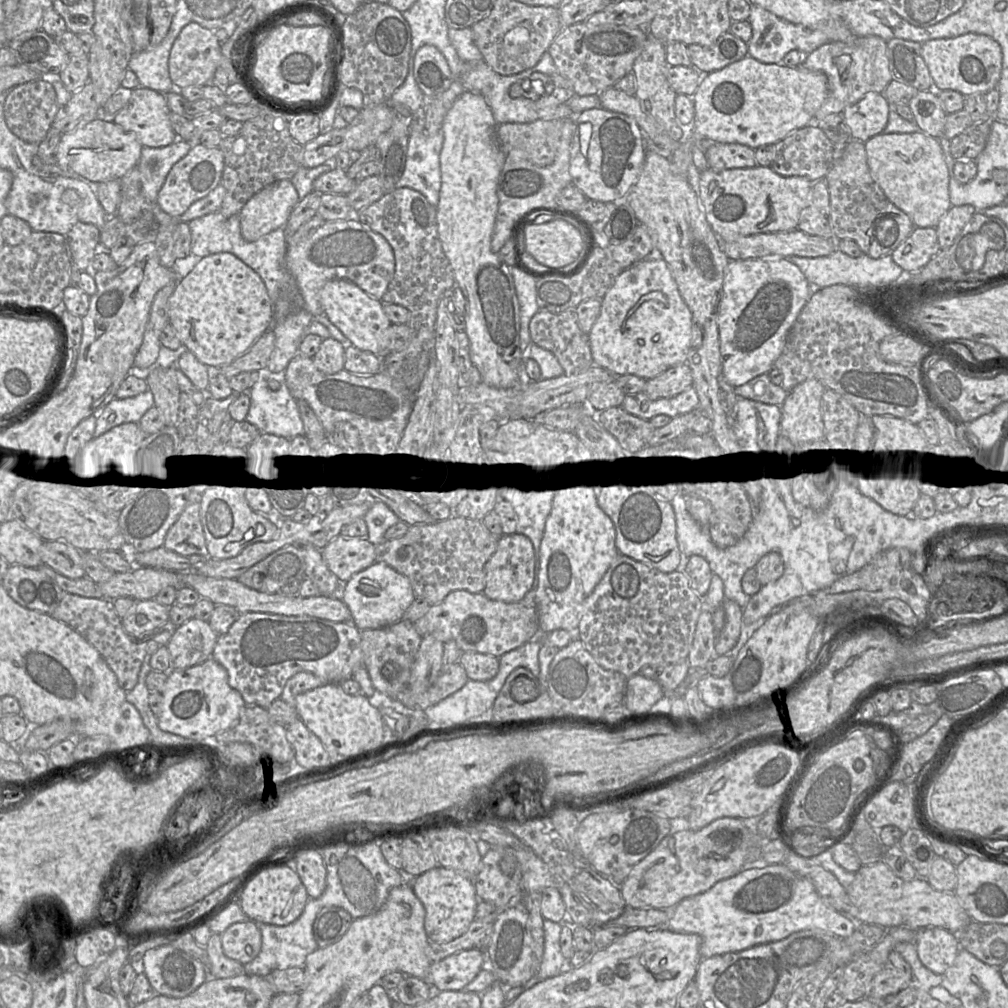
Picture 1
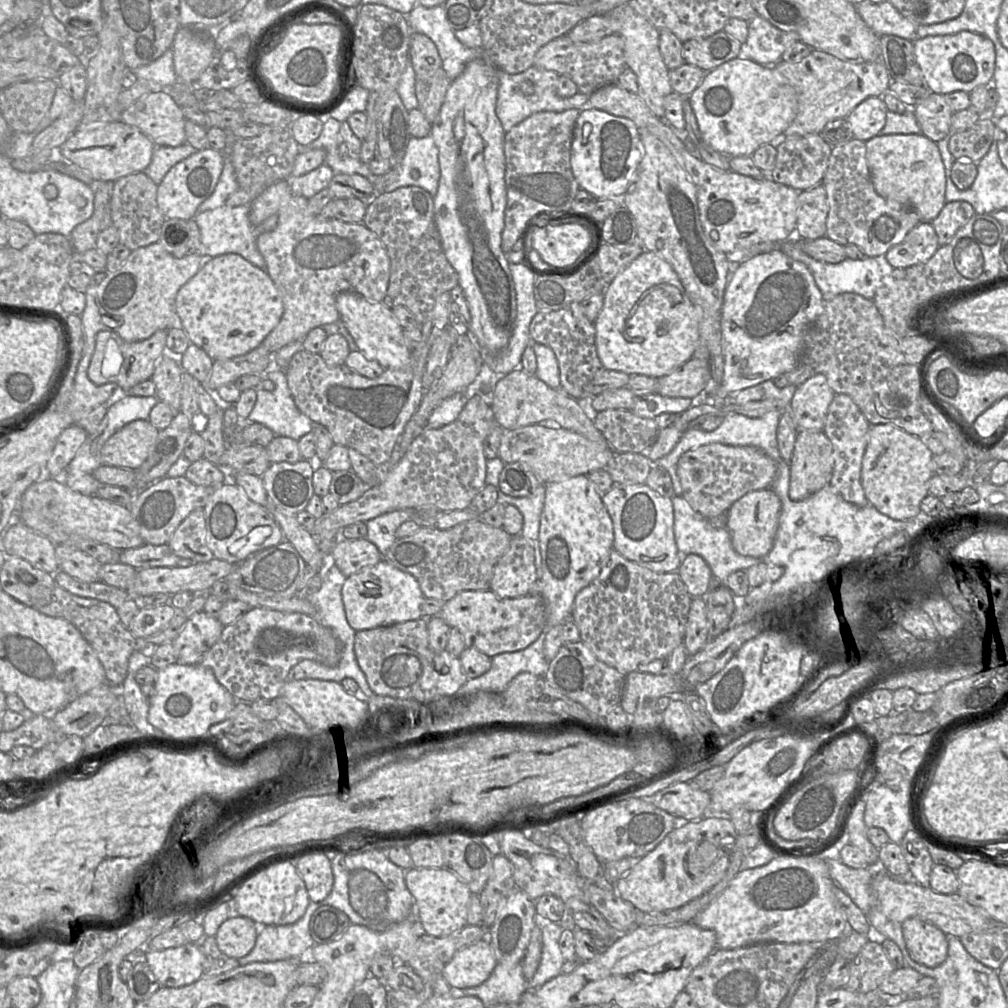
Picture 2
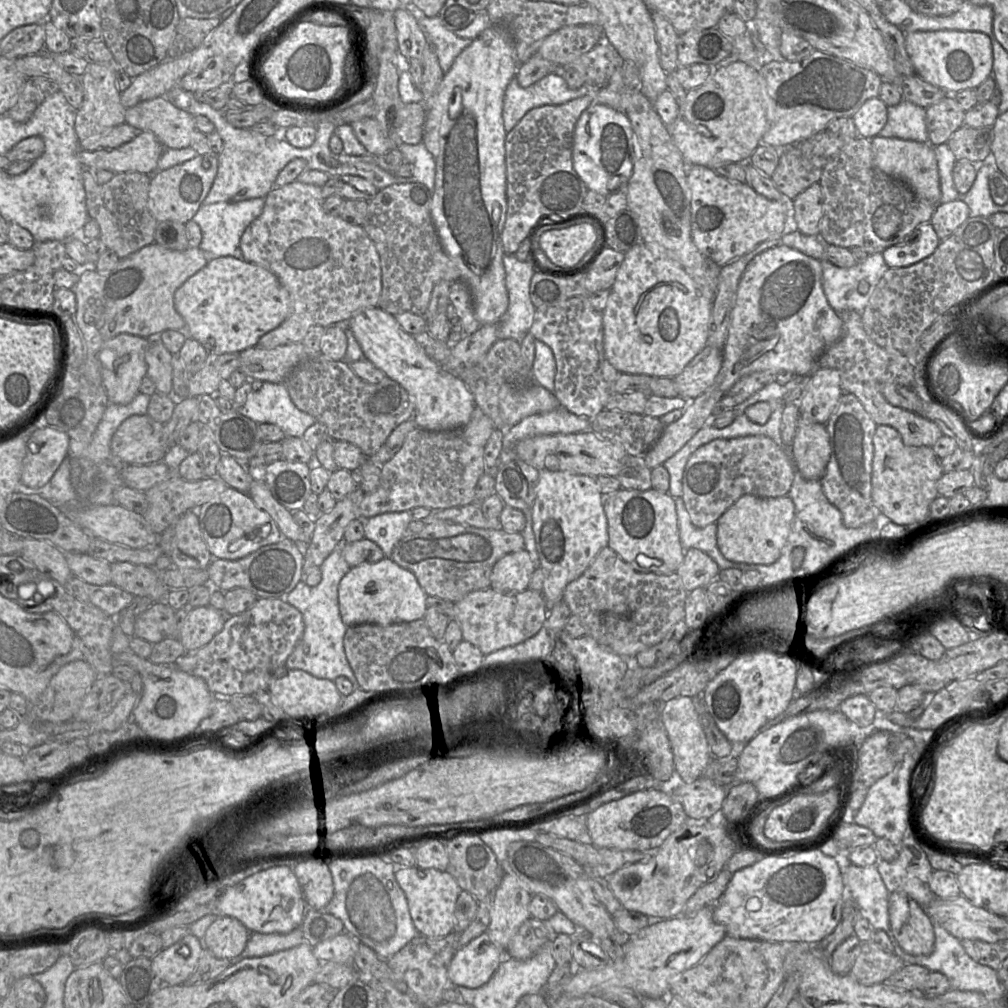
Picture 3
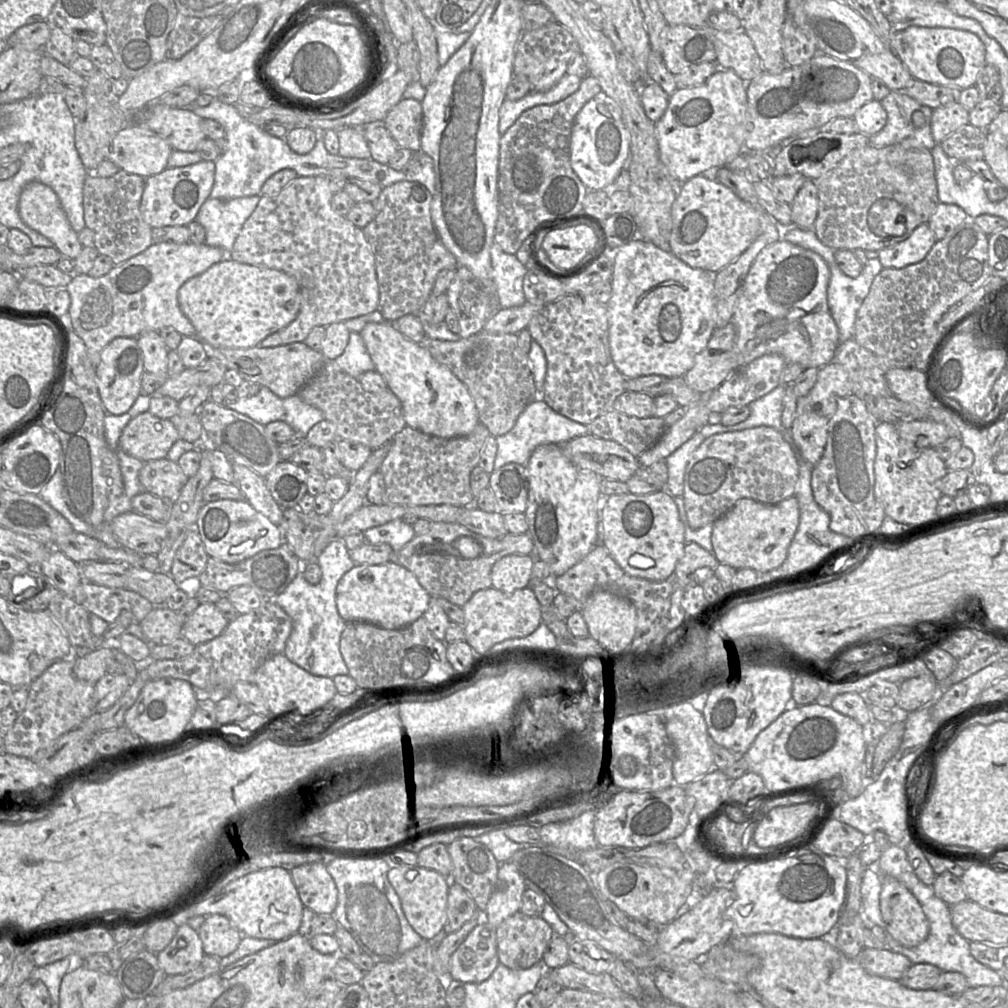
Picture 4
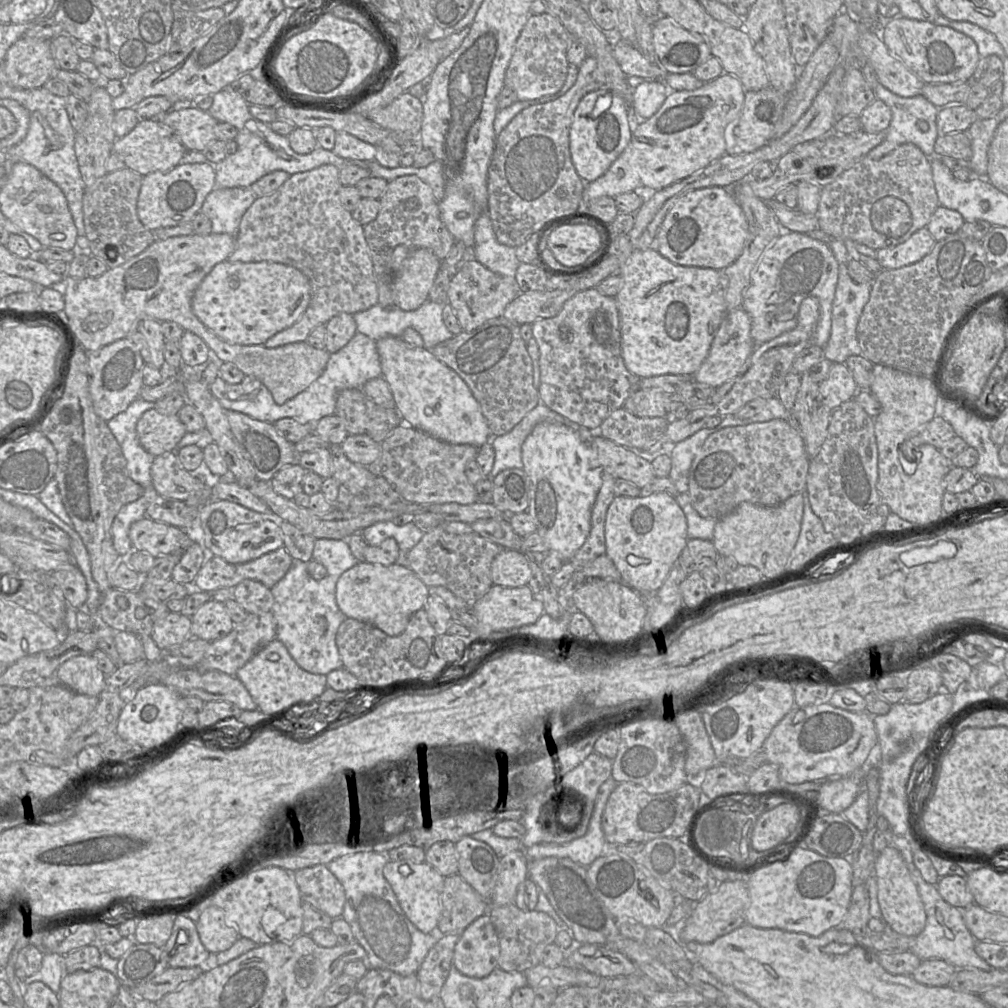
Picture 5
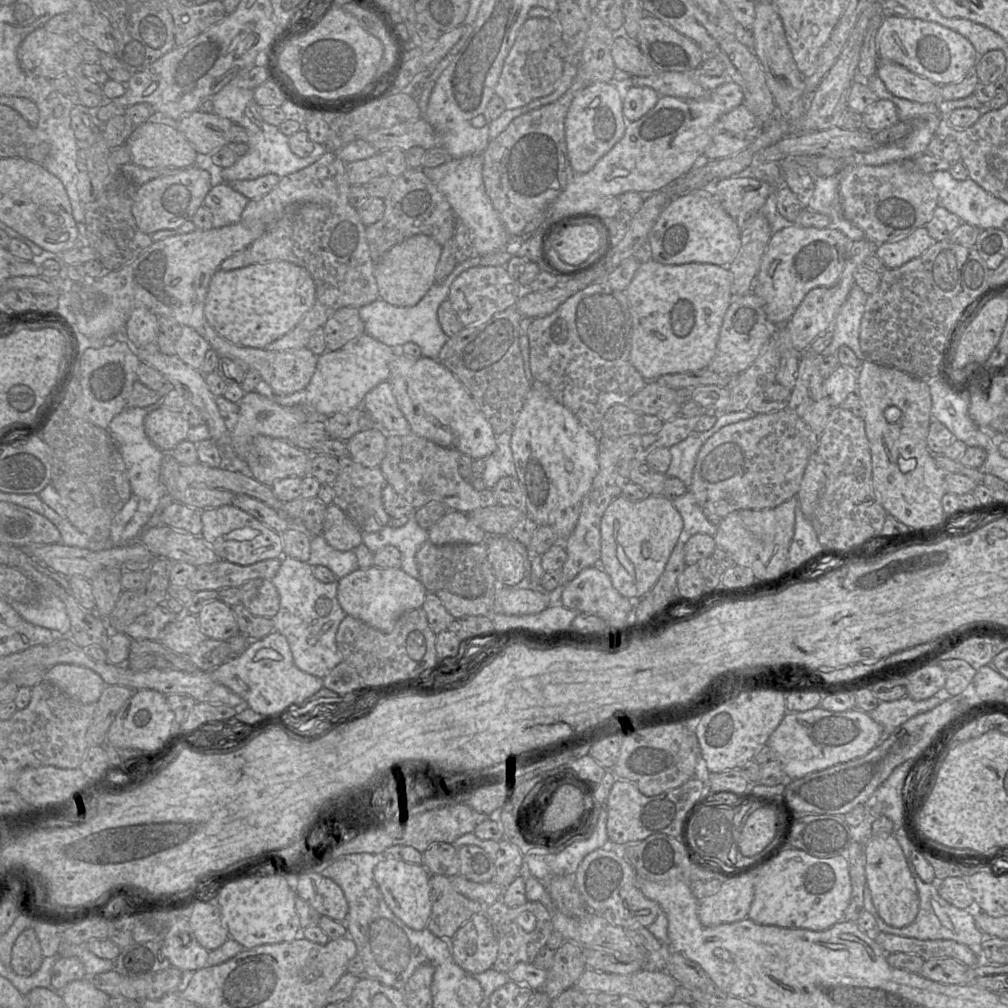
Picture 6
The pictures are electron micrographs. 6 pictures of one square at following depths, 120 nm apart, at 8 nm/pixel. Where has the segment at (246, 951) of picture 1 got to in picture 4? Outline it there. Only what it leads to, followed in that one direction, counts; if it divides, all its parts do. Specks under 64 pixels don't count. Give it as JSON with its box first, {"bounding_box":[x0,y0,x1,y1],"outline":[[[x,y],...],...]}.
{"bounding_box":[198,914,242,959],"outline":[[[220,914],[206,916],[198,931],[207,956],[222,959],[232,954],[242,940],[242,933],[231,921]]]}

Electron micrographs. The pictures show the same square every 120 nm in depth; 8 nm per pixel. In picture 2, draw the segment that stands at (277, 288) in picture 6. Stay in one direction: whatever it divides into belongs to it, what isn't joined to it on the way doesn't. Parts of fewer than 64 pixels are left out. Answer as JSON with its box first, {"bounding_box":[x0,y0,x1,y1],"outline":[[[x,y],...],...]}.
{"bounding_box":[175,253,283,360],"outline":[[[235,253],[213,257],[175,297],[181,328],[212,360],[231,359],[258,347],[277,326],[283,310],[279,291],[267,272]]]}

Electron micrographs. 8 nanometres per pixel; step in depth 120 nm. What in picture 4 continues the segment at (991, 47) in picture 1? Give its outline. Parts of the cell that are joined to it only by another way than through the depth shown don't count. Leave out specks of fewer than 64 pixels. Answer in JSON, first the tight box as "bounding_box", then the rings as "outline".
{"bounding_box":[889,26,986,89],"outline":[[[921,26],[894,28],[889,47],[914,79],[949,88],[965,89],[974,86],[978,74],[986,65],[985,46],[980,38],[972,32],[955,28]]]}

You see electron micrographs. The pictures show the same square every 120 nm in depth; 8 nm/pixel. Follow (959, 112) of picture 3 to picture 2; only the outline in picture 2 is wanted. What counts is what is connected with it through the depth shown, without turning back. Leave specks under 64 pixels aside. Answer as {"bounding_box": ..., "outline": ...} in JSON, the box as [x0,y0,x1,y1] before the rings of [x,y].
{"bounding_box":[911,93,953,142],"outline":[[[931,93],[924,101],[911,108],[921,127],[922,134],[934,142],[951,134],[953,110],[946,101],[946,96]]]}

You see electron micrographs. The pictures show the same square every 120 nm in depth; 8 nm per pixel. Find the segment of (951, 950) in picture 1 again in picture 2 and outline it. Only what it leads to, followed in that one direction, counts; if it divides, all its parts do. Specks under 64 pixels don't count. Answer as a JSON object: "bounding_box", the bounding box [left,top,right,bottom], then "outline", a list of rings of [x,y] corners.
{"bounding_box":[901,918,948,967],"outline":[[[918,918],[901,923],[902,934],[910,957],[927,967],[937,967],[948,955],[948,937],[938,927]]]}

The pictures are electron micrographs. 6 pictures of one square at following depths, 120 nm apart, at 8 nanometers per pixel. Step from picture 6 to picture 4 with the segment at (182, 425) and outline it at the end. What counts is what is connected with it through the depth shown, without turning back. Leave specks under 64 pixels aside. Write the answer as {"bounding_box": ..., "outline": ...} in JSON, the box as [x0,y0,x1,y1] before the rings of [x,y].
{"bounding_box":[119,411,178,462],"outline":[[[146,411],[127,423],[121,433],[119,446],[128,455],[148,462],[166,458],[178,439],[175,420],[162,419]]]}

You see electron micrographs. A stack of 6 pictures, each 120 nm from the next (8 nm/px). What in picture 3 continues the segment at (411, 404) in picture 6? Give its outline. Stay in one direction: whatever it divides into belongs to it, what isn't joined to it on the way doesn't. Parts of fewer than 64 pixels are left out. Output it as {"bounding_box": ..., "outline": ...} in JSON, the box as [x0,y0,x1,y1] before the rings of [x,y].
{"bounding_box":[349,307,475,431],"outline":[[[379,307],[367,308],[355,313],[349,323],[365,358],[386,377],[396,381],[414,400],[413,420],[417,427],[428,431],[446,431],[469,422],[475,404],[465,383],[431,360],[413,336],[401,329],[393,315]]]}

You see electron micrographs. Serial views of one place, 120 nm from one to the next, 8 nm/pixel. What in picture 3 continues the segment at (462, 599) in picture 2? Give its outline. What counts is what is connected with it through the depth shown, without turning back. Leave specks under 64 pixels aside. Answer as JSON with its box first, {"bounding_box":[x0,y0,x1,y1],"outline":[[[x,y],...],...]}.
{"bounding_box":[455,587,548,655],"outline":[[[491,587],[472,591],[455,603],[455,619],[461,627],[463,640],[479,648],[483,655],[514,646],[531,638],[545,625],[548,604],[542,592],[524,590],[503,594]]]}

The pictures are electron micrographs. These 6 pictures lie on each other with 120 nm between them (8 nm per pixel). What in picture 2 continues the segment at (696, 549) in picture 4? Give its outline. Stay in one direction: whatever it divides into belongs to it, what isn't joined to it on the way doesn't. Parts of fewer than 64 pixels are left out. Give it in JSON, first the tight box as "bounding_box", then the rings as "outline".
{"bounding_box":[678,554,713,598],"outline":[[[697,554],[683,555],[678,574],[692,598],[703,597],[713,578],[707,562]]]}

